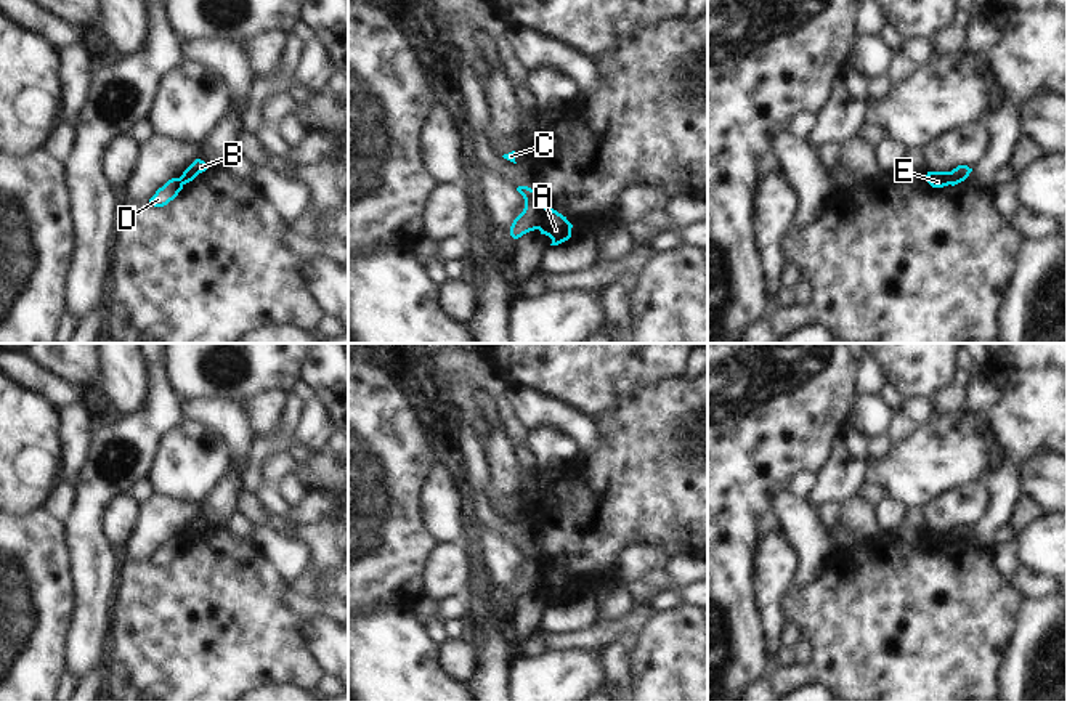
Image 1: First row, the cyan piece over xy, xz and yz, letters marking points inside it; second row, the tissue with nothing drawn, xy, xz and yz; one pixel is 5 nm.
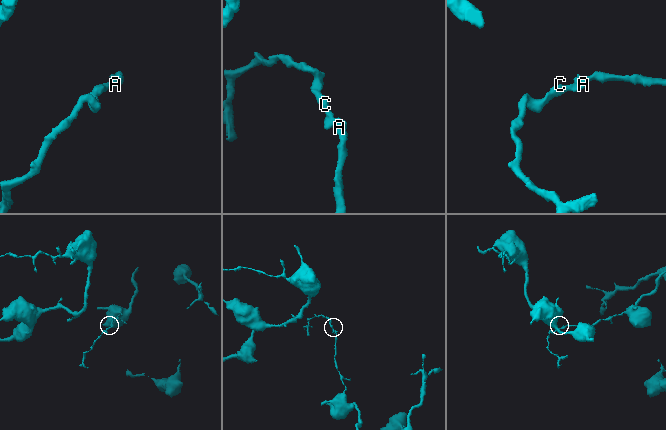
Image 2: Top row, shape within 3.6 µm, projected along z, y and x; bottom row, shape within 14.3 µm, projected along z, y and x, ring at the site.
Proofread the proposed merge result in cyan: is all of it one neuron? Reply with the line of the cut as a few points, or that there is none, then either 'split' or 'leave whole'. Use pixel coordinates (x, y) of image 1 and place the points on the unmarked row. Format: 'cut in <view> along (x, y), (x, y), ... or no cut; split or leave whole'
cut in xz along (543, 565), (538, 587); split

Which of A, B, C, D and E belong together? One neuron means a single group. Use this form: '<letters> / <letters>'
A B E / C D

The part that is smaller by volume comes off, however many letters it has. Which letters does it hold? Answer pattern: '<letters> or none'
C, D

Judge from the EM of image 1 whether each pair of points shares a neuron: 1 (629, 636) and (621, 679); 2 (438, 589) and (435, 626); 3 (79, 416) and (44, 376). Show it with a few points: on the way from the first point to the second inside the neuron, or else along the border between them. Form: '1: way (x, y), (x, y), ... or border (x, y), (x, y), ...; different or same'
1: way (620, 647), (620, 668); same
2: border (427, 594), (435, 602); different
3: border (79, 403), (63, 408); different

